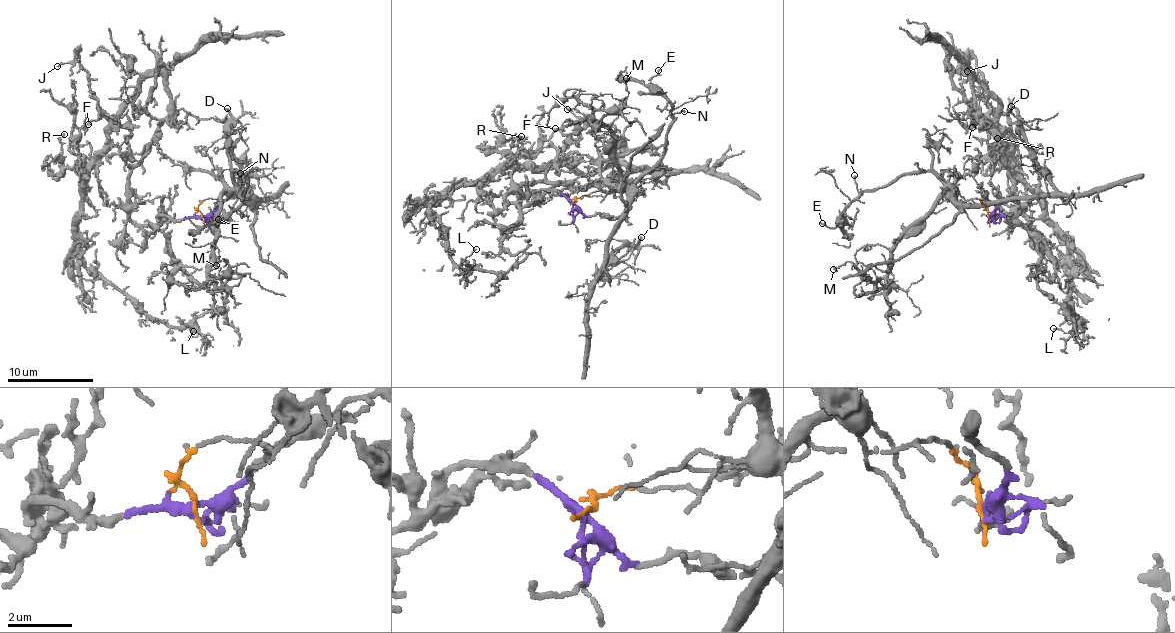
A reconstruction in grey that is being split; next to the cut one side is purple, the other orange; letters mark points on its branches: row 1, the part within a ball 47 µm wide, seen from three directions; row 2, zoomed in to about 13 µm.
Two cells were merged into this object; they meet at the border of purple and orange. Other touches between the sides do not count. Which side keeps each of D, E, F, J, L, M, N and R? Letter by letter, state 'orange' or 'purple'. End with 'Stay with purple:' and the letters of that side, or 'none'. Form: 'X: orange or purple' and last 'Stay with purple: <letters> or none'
D: orange
E: orange
F: purple
J: purple
L: purple
M: orange
N: orange
R: purple
Stay with purple: F, J, L, R

